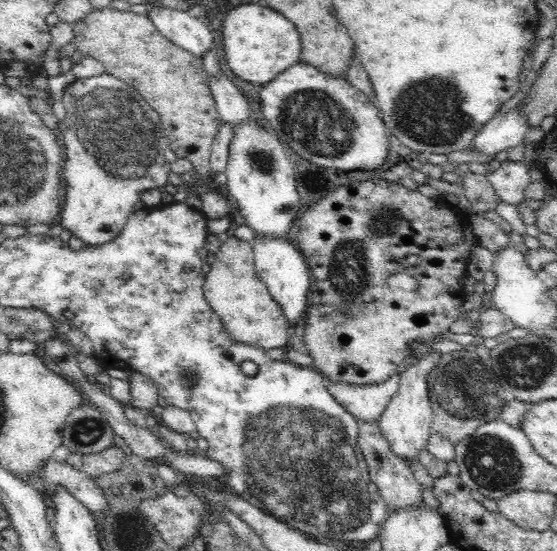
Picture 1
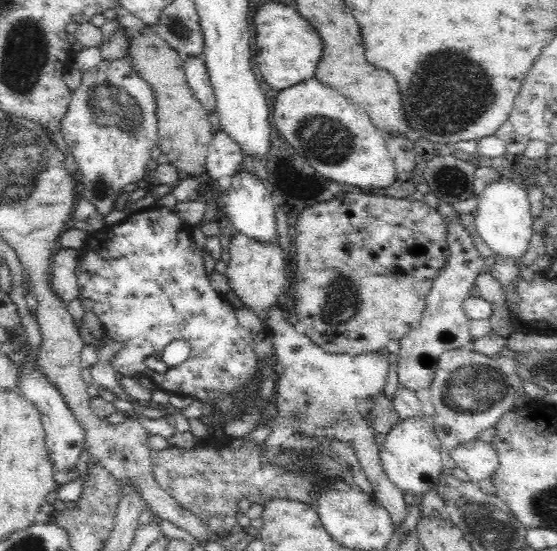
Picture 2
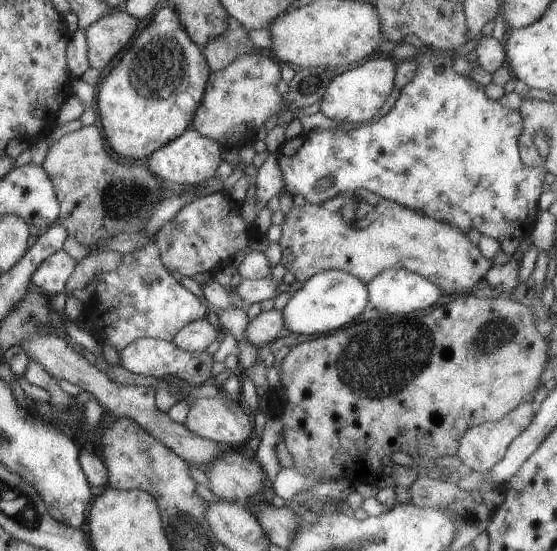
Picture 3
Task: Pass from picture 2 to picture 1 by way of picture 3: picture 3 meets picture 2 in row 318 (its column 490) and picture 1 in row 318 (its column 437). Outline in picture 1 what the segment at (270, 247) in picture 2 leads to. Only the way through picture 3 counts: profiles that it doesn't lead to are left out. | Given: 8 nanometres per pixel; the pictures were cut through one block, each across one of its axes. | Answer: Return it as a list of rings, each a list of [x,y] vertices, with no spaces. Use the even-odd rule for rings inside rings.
[[[232,234],[222,242],[216,261],[206,275],[204,296],[218,314],[232,341],[254,345],[262,350],[286,348],[292,326],[287,322],[281,308],[270,296],[267,286],[255,271],[252,241],[238,239]]]

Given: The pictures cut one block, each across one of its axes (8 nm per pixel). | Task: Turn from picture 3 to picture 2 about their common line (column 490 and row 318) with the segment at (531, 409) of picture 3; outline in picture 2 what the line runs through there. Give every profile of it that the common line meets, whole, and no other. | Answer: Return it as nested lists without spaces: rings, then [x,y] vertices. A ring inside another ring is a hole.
[[[440,200],[437,211],[444,217],[446,225],[446,240],[450,252],[446,268],[439,272],[432,281],[432,288],[425,300],[425,309],[422,313],[418,328],[405,334],[400,340],[399,360],[397,362],[398,382],[411,392],[418,392],[421,388],[430,387],[435,377],[438,359],[444,352],[454,348],[471,346],[468,320],[462,308],[462,303],[470,297],[470,288],[474,286],[475,278],[482,271],[489,269],[484,265],[483,258],[466,228],[456,221],[458,213],[451,204]]]

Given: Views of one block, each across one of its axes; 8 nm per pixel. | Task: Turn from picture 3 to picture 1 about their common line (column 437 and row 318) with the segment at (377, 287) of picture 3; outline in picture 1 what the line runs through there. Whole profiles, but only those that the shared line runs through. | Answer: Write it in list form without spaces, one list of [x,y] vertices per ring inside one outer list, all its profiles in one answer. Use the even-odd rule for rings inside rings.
[[[254,236],[252,240],[255,271],[267,286],[270,296],[278,304],[287,322],[294,327],[306,312],[306,294],[310,288],[310,272],[308,263],[299,250],[286,238],[269,238],[269,236]]]

